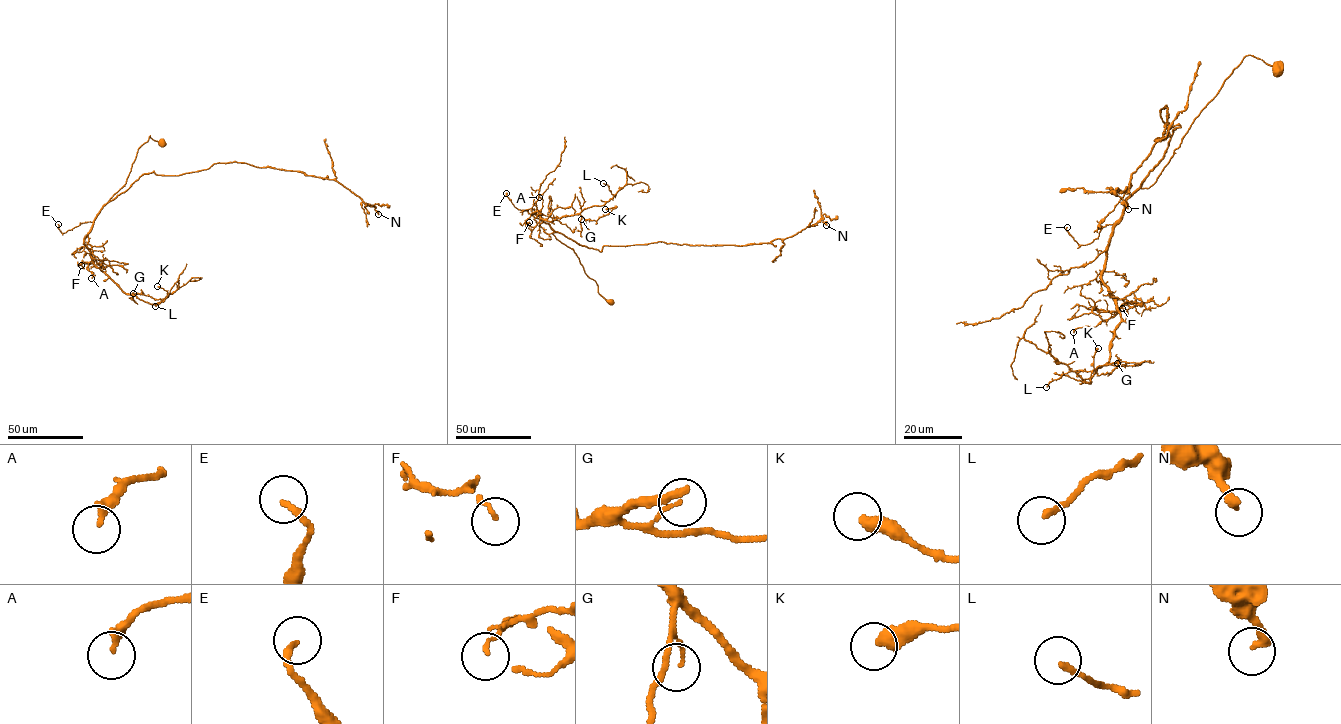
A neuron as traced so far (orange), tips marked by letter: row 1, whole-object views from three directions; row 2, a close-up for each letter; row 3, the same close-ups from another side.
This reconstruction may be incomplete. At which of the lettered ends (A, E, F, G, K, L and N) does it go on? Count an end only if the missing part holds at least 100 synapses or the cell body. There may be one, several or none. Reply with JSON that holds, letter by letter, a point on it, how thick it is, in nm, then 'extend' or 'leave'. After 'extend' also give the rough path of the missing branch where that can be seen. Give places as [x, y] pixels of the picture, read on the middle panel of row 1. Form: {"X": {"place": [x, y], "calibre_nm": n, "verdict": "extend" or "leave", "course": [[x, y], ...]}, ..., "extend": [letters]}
{"A": {"place": [539, 197], "calibre_nm": 280, "verdict": "leave"}, "E": {"place": [506, 193], "calibre_nm": 190, "verdict": "leave"}, "F": {"place": [529, 222], "calibre_nm": 110, "verdict": "leave"}, "G": {"place": [581, 219], "calibre_nm": 90, "verdict": "leave"}, "K": {"place": [605, 209], "calibre_nm": 480, "verdict": "leave"}, "L": {"place": [603, 183], "calibre_nm": 180, "verdict": "leave"}, "N": {"place": [826, 225], "calibre_nm": 300, "verdict": "leave"}, "extend": []}

